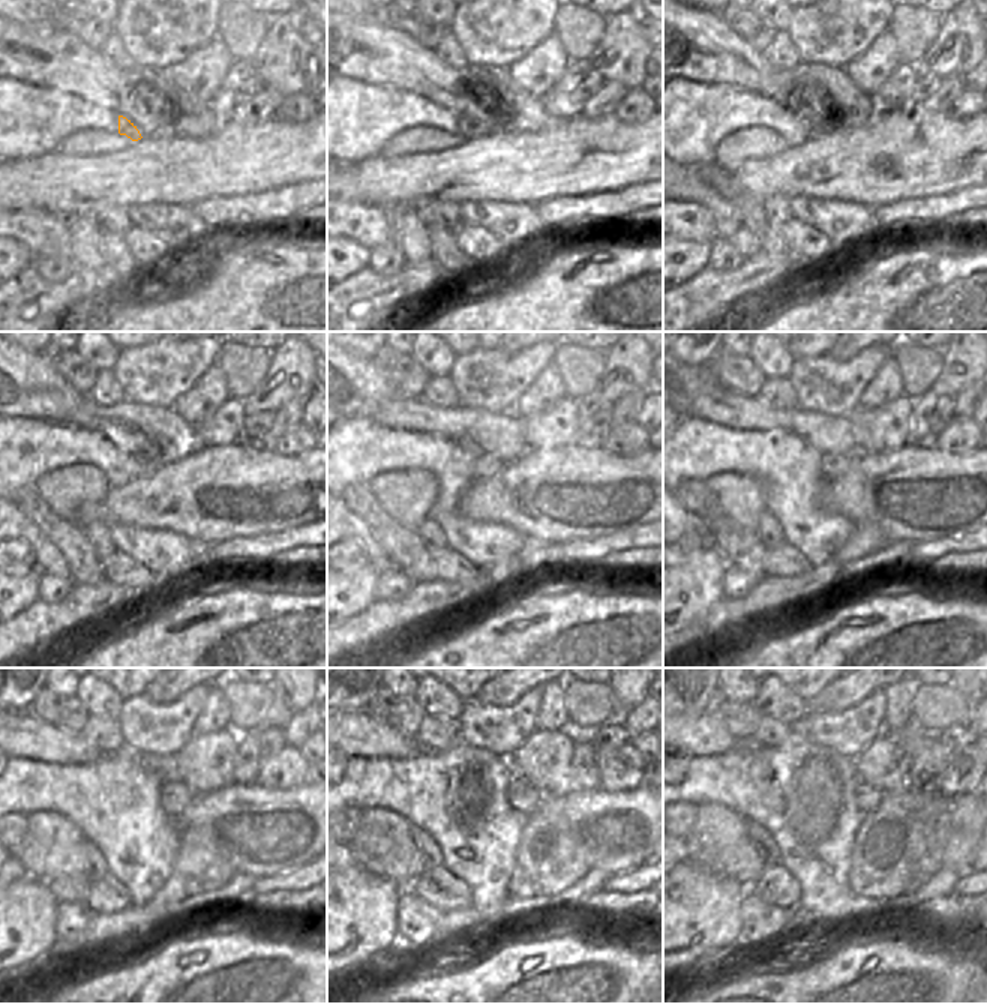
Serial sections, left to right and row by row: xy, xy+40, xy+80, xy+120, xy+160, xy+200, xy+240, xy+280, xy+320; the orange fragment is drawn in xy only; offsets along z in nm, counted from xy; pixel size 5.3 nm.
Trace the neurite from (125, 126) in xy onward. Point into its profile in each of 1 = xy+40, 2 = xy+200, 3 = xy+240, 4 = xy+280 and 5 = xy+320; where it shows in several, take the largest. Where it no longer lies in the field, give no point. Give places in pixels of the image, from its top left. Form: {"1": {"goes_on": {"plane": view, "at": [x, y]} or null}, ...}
{"1": {"goes_on": {"plane": "xy+40", "at": [470, 128]}}, "2": {"goes_on": {"plane": "xy+200", "at": [833, 465]}}, "3": {"goes_on": {"plane": "xy+240", "at": [174, 794]}}, "4": {"goes_on": {"plane": "xy+280", "at": [522, 796]}}, "5": {"goes_on": {"plane": "xy+320", "at": [867, 797]}}}

